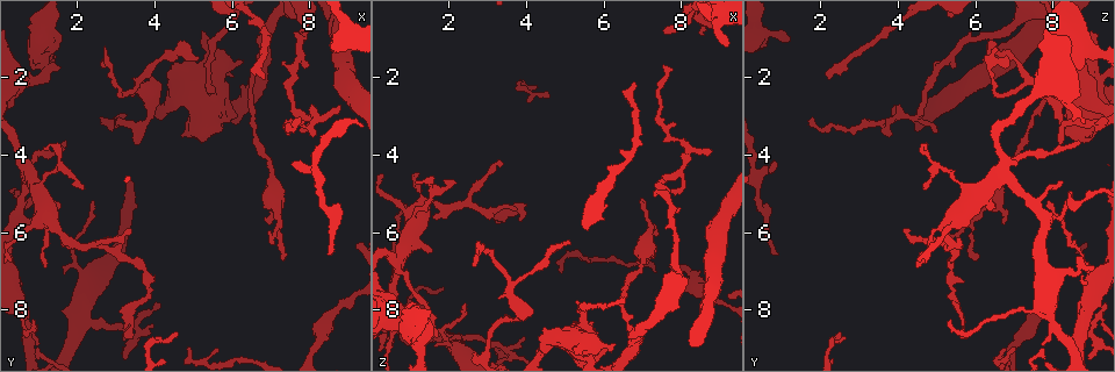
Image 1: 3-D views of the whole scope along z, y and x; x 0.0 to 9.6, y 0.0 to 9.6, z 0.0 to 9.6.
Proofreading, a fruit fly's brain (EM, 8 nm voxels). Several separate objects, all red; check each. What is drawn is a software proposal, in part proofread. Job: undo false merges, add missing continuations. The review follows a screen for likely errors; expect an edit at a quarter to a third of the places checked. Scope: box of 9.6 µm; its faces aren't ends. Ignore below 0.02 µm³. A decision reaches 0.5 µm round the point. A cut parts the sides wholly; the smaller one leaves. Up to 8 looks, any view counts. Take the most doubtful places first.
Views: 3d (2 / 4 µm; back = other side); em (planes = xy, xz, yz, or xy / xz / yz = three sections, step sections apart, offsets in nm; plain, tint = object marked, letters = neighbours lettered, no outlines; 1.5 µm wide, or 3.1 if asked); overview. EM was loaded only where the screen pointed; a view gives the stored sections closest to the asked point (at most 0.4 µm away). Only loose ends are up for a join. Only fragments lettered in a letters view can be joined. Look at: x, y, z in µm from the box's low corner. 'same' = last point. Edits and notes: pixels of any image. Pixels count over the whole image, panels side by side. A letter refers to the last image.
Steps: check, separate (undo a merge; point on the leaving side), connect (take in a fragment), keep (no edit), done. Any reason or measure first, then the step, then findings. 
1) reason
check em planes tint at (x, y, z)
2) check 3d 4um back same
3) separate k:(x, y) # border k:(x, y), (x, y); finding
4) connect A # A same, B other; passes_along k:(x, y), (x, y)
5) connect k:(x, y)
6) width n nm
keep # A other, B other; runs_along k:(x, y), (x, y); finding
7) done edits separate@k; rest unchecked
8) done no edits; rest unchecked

free end
check 3d 2um at (8.50, 6.50, 1.00)

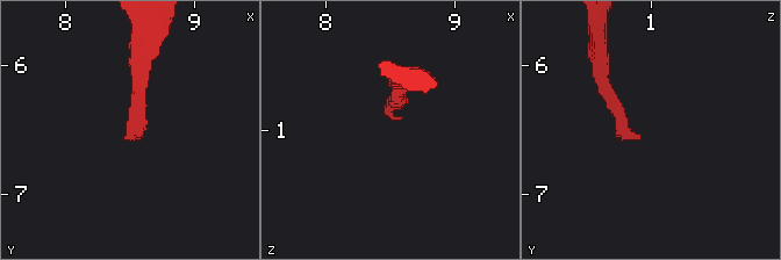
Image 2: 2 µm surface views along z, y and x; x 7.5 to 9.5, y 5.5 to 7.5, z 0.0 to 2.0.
shape alone is not enough
check em planes letters at (8.52, 6.54, 0.94)

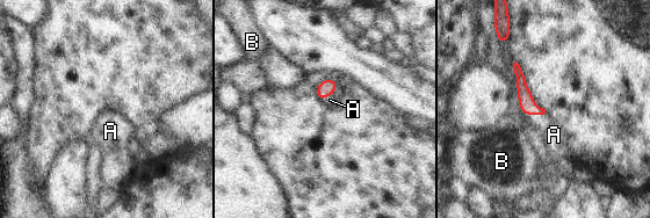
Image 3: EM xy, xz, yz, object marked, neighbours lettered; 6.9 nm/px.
connect A # A same, B other; passes_along 3:(527, 104), (533, 114), (554, 135); it goes on there

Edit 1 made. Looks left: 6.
thin end
check 3d 4um at (6.80, 2.10, 2.20)

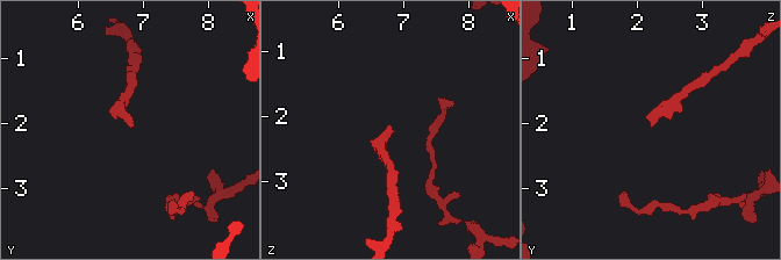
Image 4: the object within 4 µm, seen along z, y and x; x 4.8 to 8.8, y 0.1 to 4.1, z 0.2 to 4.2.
need the tissue
check em xz step 4 tint at (6.85, 2.05, 2.25)

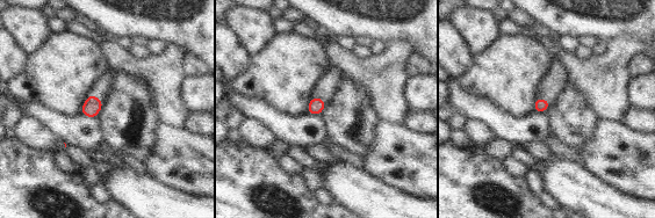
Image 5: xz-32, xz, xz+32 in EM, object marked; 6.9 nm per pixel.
cut it another way
check em planes letters same

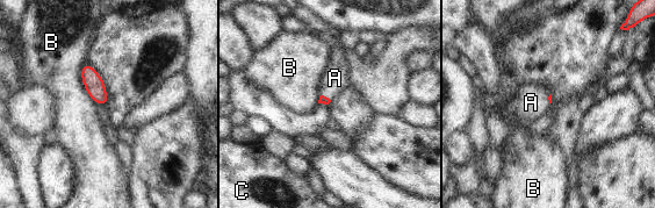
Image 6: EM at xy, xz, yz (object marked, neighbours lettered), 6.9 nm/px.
connect A # A same, B other, C other; passes_along 6:(323, 99), (325, 97), (335, 78); the neuron continues

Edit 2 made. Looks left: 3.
check overview

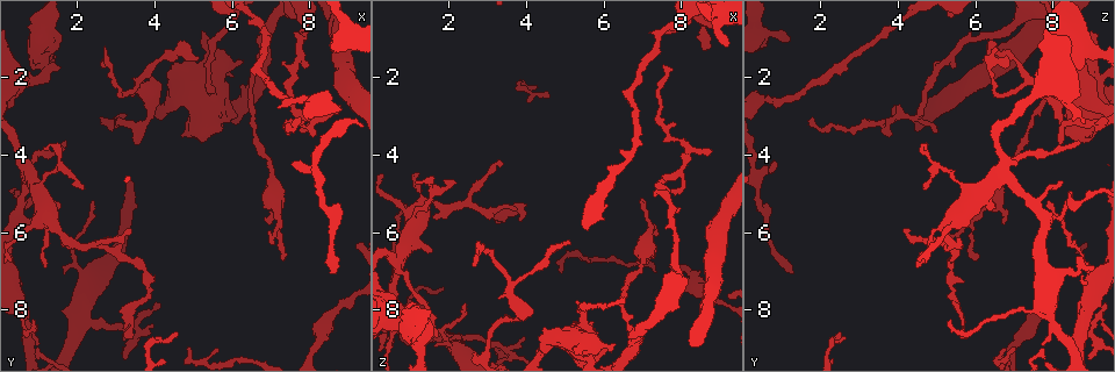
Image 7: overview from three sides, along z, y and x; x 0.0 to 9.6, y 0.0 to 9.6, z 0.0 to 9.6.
thin end
check 3d 2um at (8.85, 2.70, 3.85)

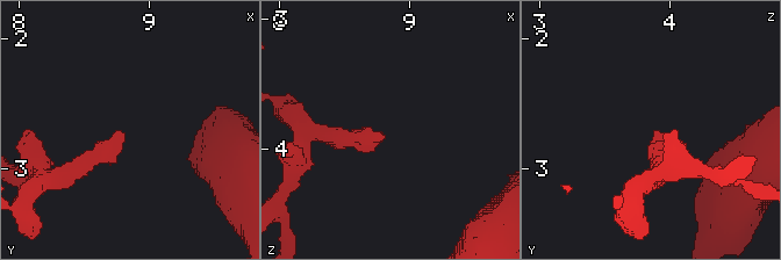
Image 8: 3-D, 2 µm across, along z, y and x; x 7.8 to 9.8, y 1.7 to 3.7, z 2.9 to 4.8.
now the EM
check em planes letters at (8.80, 2.78, 3.92)

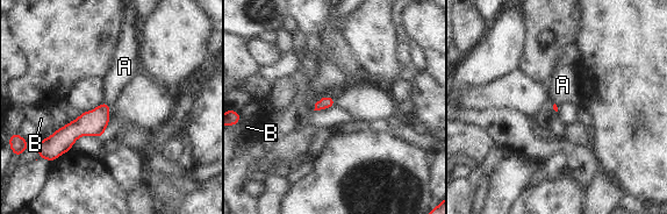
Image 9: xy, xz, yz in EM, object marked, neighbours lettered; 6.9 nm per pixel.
connect A # A same, B other; passes_along 9:(94, 122), (107, 102), (122, 70); it goes on there

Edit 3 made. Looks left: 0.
done edits connect@3, connect@6, connect@9; rest unchecked

